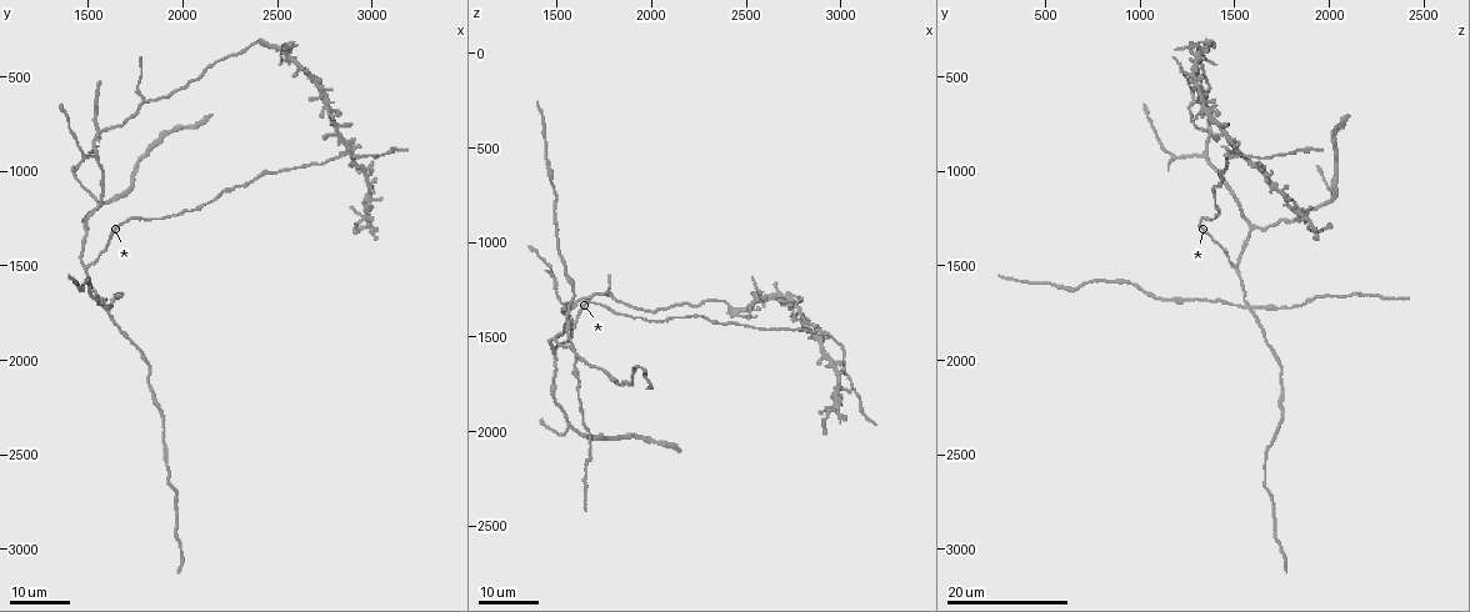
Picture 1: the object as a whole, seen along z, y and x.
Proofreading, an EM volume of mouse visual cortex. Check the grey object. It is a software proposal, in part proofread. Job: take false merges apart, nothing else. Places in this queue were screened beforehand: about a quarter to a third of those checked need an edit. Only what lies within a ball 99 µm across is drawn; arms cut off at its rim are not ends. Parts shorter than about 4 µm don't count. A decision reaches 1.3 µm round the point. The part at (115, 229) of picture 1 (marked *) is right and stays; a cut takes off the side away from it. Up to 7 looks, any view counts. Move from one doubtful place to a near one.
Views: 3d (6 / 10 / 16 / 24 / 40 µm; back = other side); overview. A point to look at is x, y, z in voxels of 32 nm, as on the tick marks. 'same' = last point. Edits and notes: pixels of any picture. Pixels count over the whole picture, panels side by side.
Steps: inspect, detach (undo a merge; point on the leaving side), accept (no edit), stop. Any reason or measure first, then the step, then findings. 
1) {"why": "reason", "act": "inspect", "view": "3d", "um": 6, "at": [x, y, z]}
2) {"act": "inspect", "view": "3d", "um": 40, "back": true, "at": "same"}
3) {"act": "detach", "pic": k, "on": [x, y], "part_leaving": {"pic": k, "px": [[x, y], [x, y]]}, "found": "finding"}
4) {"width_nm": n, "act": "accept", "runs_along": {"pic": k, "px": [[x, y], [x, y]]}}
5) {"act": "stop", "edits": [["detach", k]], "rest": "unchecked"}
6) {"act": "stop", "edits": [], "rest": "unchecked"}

{"act": "inspect", "view": "3d", "um": 16, "at": [1790, 630, 1290]}

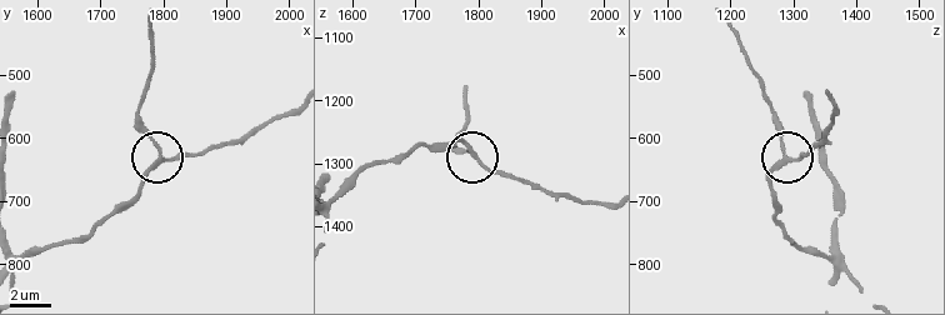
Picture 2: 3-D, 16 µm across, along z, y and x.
{"act": "inspect", "view": "3d", "um": 6, "at": [1795, 630, 1290]}

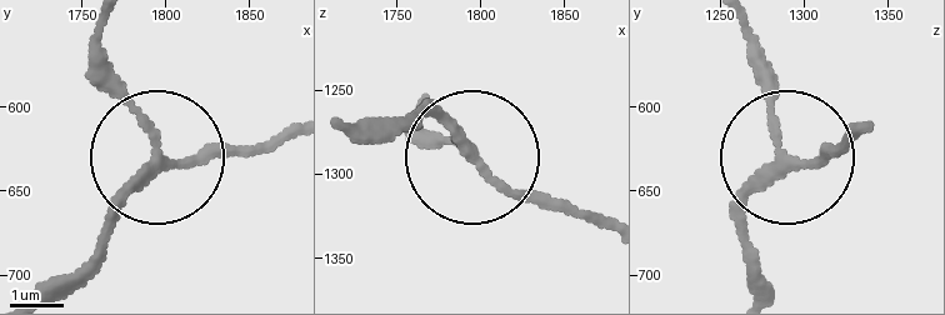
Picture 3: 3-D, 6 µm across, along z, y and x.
{"arms": 3, "act": "accept", "runs_along": {"pic": 3, "px": [[55, 288], [153, 154], [144, 114], [99, 50]]}, "found": "all the same neuron"}

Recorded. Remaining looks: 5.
{"why": "three-way junction", "act": "inspect", "view": "3d", "um": 16, "at": [1560, 1180, 1970]}

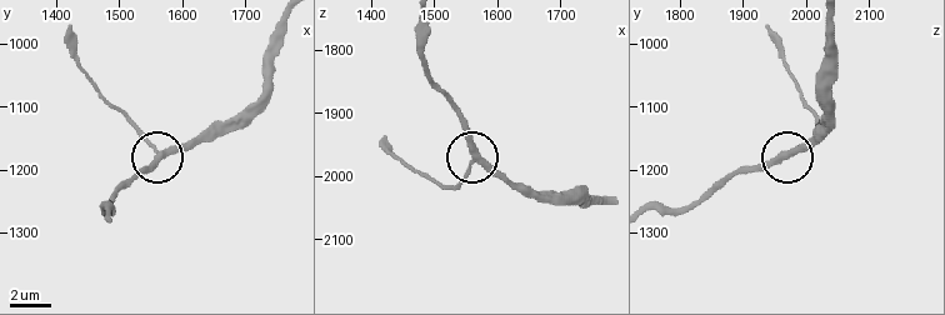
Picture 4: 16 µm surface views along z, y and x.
{"why": "zoom in", "act": "inspect", "view": "3d", "um": 10, "at": [1570, 1175, 1975]}

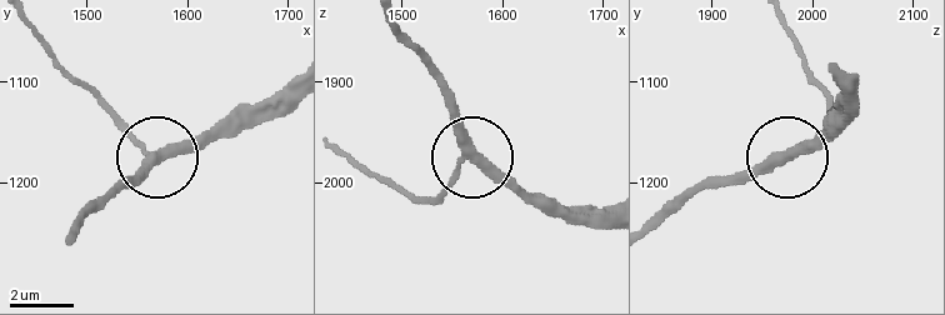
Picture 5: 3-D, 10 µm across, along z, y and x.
{"act": "accept", "runs_along": {"pic": 5, "px": [[70, 238], [150, 156], [108, 109]]}, "found": "all the same neuron"}

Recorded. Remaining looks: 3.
{"why": "three-way junction", "act": "inspect", "view": "3d", "um": 24, "at": [1470, 920, 1170]}

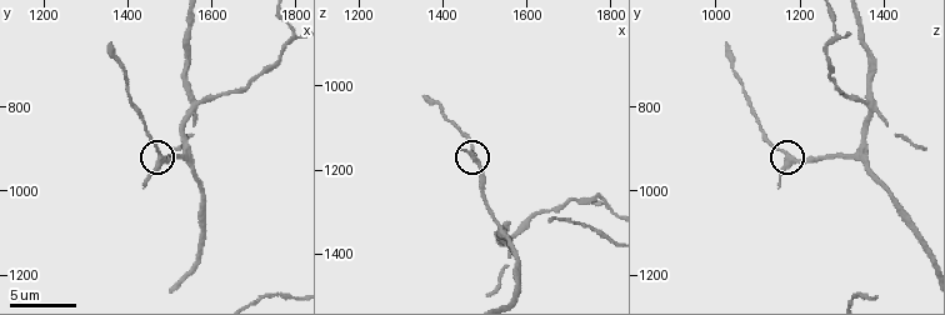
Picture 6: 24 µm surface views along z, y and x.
{"act": "inspect", "view": "3d", "um": 10, "at": [1480, 930, 1175]}

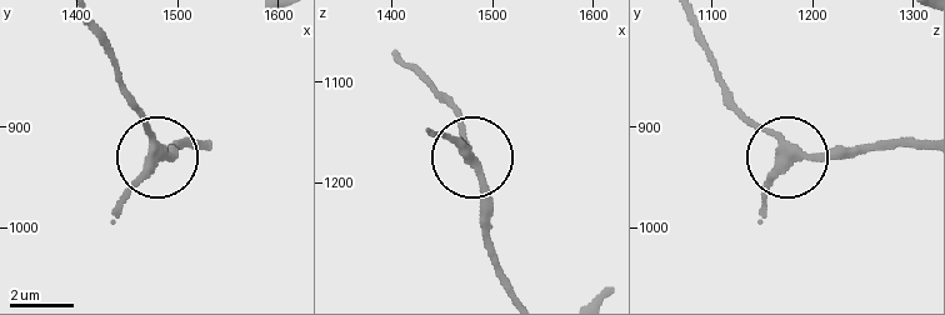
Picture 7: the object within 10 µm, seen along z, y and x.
{"arms": 3, "act": "accept", "runs_along": {"pic": 7, "px": [[204, 149], [179, 143], [158, 154], [125, 89]]}, "found": "continuous, no second neuron"}

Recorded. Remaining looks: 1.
{"act": "stop", "edits": [], "rest": "unchecked"}

